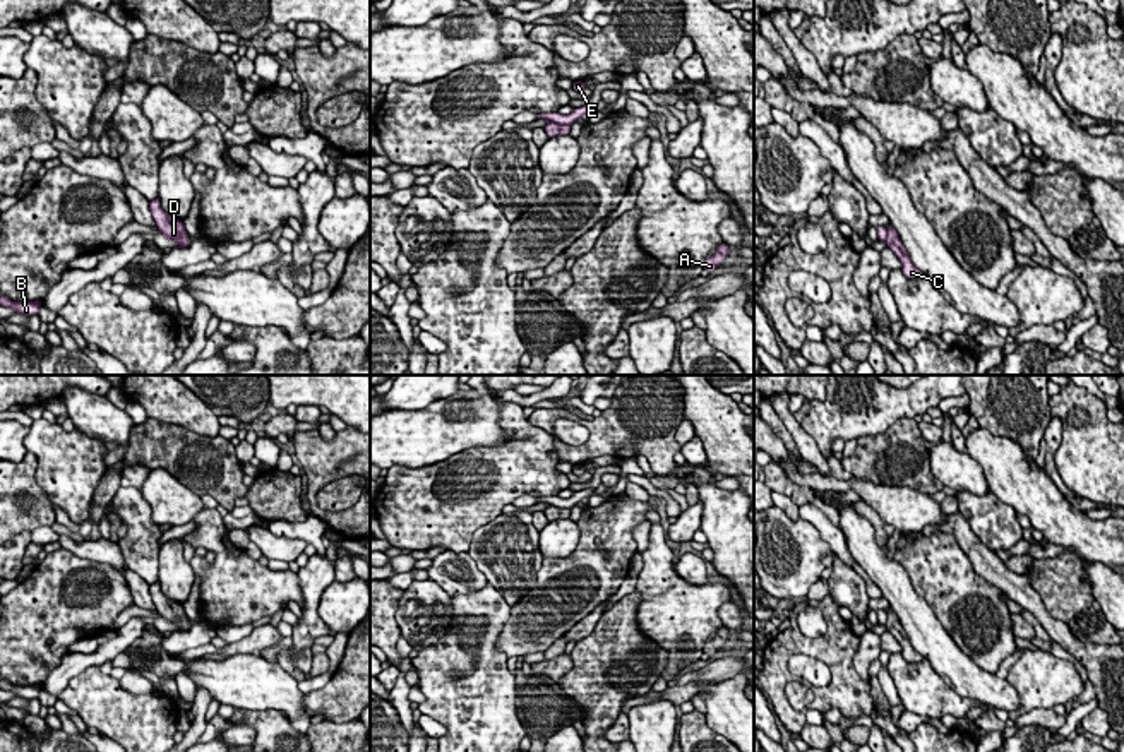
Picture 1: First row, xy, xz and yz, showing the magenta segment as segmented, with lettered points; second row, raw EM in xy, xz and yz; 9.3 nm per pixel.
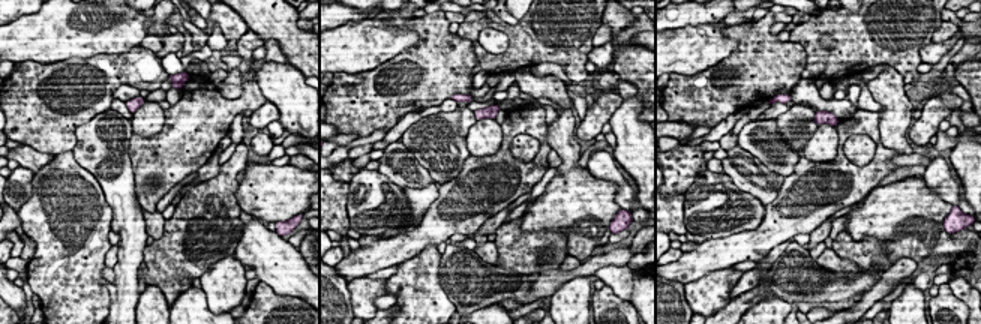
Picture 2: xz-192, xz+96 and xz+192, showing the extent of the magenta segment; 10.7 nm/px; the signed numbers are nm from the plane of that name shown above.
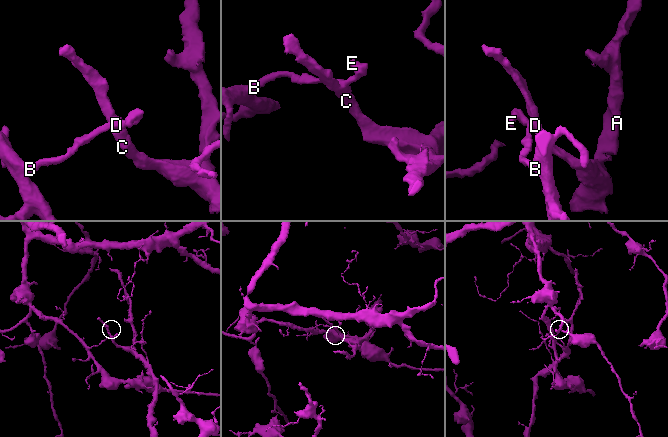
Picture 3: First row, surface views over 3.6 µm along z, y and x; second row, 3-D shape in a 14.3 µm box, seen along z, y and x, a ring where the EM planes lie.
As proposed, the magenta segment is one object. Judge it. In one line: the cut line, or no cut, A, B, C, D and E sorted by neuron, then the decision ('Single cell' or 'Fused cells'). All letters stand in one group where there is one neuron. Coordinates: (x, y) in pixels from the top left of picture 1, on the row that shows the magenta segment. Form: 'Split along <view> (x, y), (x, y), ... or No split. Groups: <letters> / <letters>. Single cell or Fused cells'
Split along xz (549, 120), (569, 125). Groups: A C D / B E. Fused cells

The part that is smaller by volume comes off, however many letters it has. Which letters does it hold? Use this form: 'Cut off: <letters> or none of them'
Cut off: A, C, D

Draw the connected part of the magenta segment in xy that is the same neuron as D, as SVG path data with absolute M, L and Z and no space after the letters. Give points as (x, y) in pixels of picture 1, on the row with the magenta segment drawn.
M159 197L149 200L149 209L156 221L156 228L163 233L163 236L178 243L175 248L185 248L192 243L188 240L183 223L163 211Z

